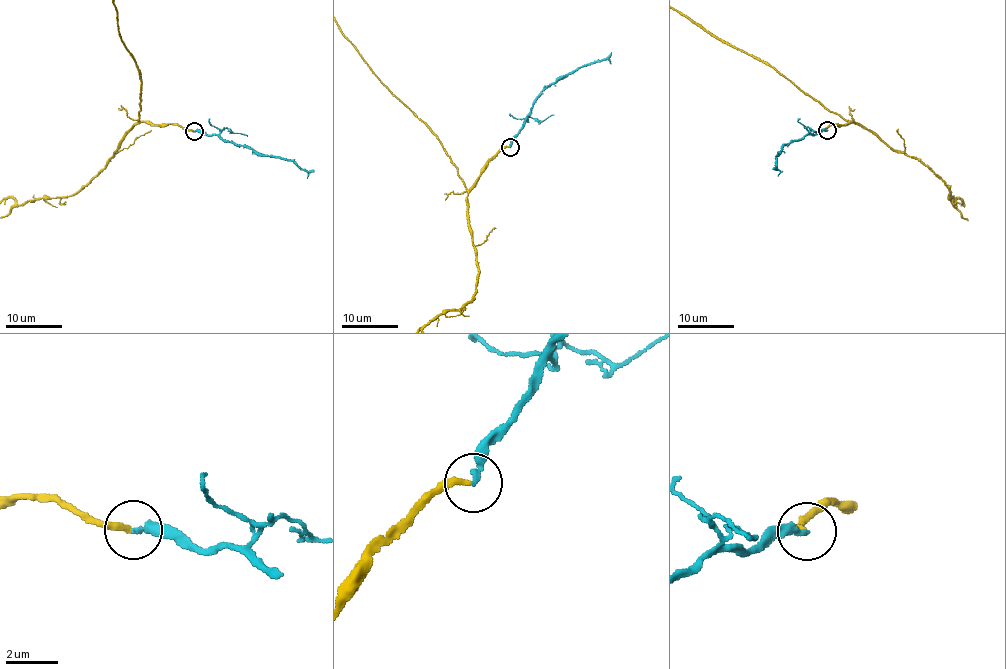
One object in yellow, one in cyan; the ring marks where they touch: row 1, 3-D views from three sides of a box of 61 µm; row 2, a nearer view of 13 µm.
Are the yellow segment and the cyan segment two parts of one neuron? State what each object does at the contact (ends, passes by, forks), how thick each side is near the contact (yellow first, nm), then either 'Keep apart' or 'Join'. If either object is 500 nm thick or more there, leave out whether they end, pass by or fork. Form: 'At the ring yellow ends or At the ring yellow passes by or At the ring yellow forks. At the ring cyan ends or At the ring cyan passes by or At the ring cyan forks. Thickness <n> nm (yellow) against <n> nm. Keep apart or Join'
At the ring yellow ends. At the ring cyan ends. Thickness 280 nm (yellow) against 200 nm. Join

